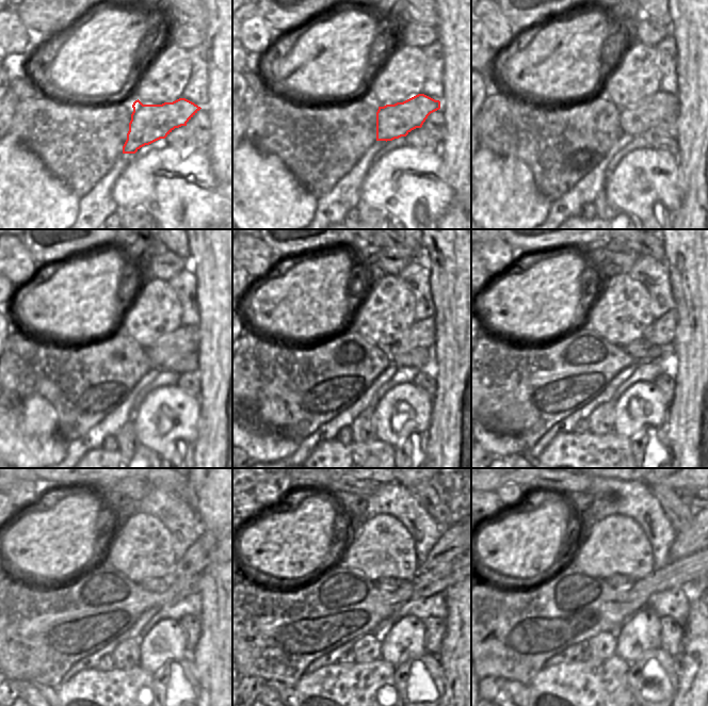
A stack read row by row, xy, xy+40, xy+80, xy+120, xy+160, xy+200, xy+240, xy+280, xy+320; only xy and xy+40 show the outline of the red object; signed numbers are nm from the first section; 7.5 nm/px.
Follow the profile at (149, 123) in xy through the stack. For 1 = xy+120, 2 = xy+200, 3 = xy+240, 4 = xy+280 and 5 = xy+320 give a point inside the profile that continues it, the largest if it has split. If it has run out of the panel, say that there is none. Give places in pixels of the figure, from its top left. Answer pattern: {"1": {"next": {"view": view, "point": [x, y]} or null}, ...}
{"1": {"next": {"view": "xy+120", "point": [184, 339]}}, "2": {"next": {"view": "xy+200", "point": [662, 331]}}, "3": {"next": {"view": "xy+240", "point": [198, 557]}}, "4": {"next": {"view": "xy+280", "point": [449, 545]}}, "5": {"next": {"view": "xy+320", "point": [688, 542]}}}

